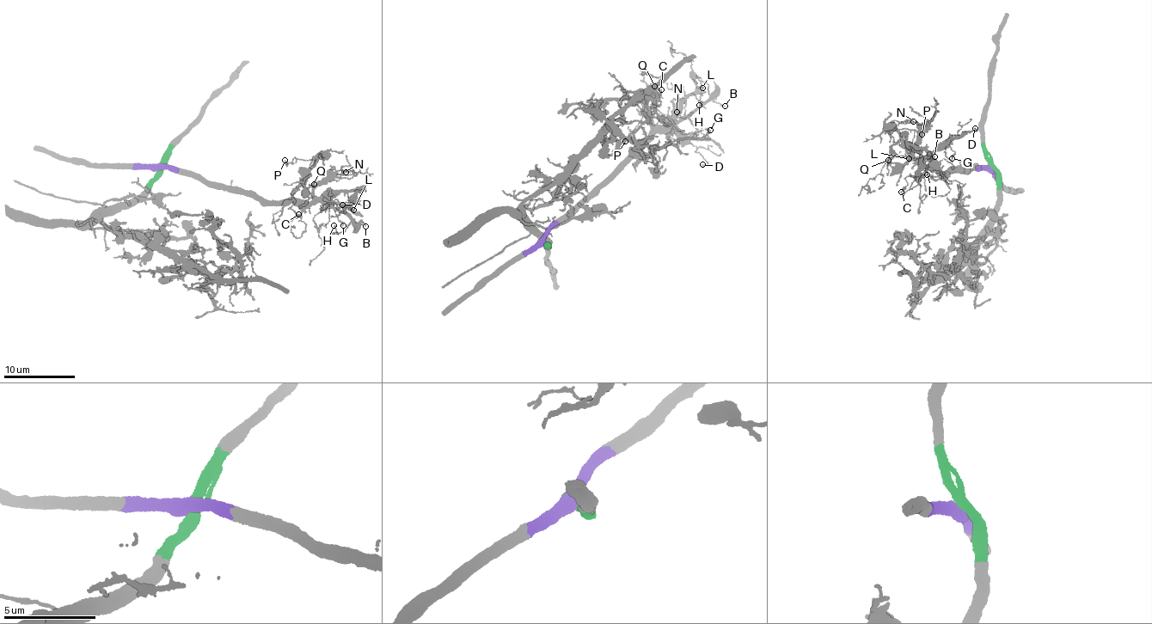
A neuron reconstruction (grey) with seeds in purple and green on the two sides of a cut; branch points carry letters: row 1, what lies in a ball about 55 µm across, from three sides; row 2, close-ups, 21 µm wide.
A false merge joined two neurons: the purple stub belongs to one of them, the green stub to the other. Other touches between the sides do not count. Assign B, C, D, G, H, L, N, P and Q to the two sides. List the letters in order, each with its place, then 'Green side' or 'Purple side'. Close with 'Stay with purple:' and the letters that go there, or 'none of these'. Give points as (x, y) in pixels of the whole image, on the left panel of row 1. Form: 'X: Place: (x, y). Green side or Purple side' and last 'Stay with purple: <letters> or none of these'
B: Place: (365, 226). Purple side
C: Place: (298, 214). Purple side
D: Place: (342, 204). Purple side
G: Place: (343, 225). Purple side
H: Place: (333, 225). Purple side
L: Place: (353, 210). Purple side
N: Place: (346, 172). Purple side
P: Place: (284, 160). Purple side
Q: Place: (314, 184). Purple side
Stay with purple: B, C, D, G, H, L, N, P, Q

